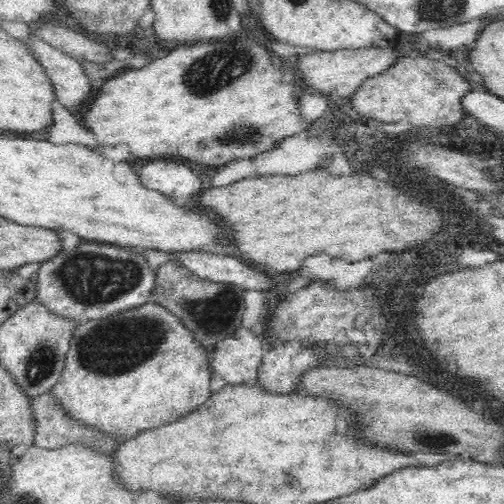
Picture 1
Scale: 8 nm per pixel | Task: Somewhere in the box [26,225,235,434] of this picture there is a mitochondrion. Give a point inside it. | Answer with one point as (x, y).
(115, 346)

